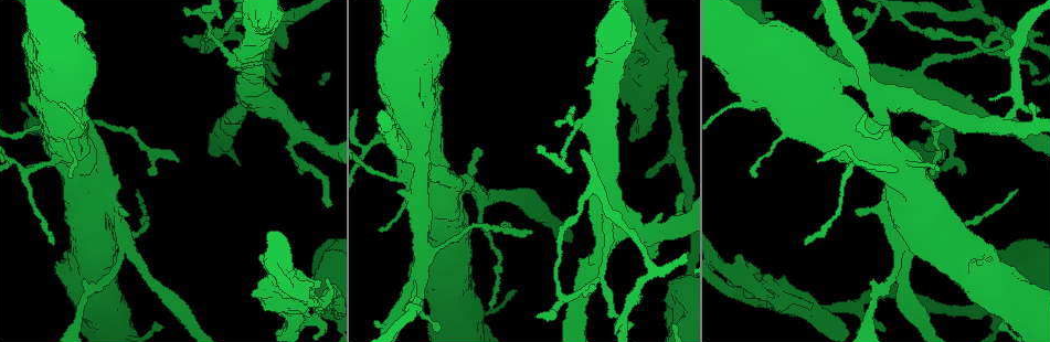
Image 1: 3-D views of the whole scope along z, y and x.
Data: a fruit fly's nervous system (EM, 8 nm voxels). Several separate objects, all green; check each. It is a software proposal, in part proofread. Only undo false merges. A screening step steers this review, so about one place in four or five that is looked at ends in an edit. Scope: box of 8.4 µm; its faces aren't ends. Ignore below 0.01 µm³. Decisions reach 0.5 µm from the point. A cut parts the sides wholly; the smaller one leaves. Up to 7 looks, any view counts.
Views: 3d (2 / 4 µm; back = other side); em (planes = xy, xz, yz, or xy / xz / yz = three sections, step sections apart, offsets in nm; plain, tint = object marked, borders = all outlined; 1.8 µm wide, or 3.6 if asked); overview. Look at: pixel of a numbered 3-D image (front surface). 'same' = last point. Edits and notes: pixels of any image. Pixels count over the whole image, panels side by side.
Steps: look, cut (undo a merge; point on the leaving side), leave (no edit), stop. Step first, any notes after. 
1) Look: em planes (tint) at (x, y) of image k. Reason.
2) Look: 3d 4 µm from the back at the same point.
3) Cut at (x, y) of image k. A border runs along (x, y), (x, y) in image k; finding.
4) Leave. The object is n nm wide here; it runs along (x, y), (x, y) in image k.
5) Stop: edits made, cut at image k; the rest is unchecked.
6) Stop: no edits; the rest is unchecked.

Look: 3d 2 µm at (478, 193) of image 1. Small branch off a trunk.

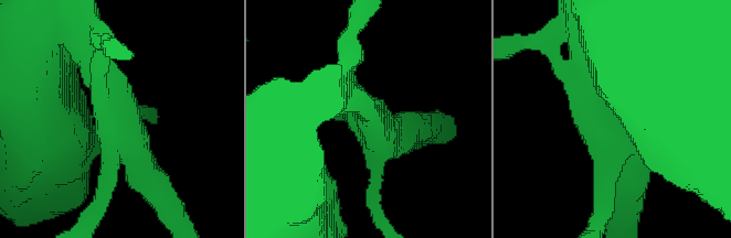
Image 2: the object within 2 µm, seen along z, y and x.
Look: em planes (tint) at (618, 144) of image 2. 4 arms meet here.

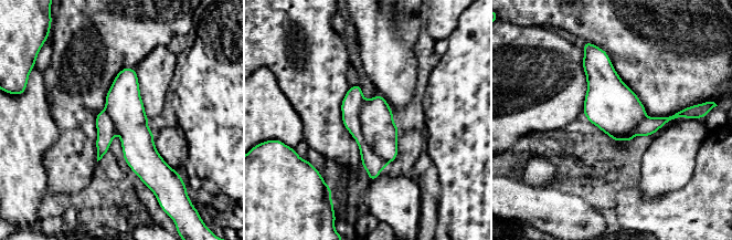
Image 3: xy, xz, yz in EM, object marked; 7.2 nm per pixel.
Cut at (352, 103) of image 3. The object is 300 nm wide here; a border runs along (363, 100), (363, 141), (388, 164) in image 3; two neurons meet here.

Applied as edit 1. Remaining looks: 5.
Look: em yz step 16 (borders) at (863, 78) of image 1. Three arms meet.

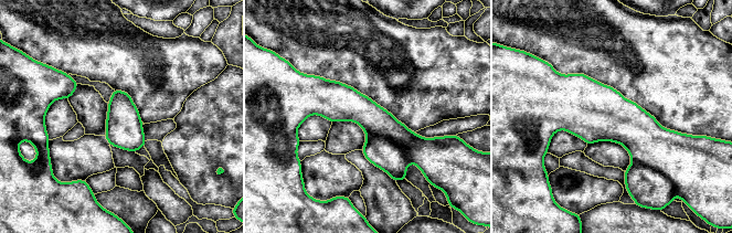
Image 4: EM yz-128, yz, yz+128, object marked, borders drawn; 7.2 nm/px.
Leave. It runs along (301, 110), (428, 141) in image 4; all the same neuron.

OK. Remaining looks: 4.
Look: em planes (tint) at (1005, 47) of image 1. Abrupt turn.

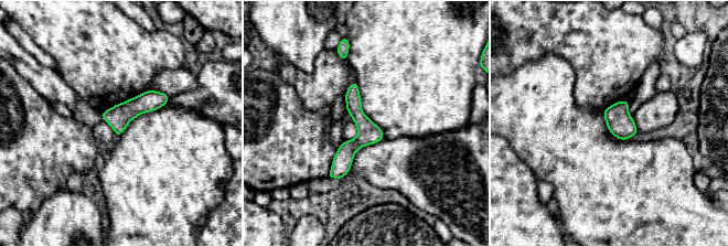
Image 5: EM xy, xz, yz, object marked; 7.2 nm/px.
Leave. The object is 160 nm wide here; continuous, no second neuron.

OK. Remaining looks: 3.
Stop: edits made, cut at image 3; the rest is unchecked.

